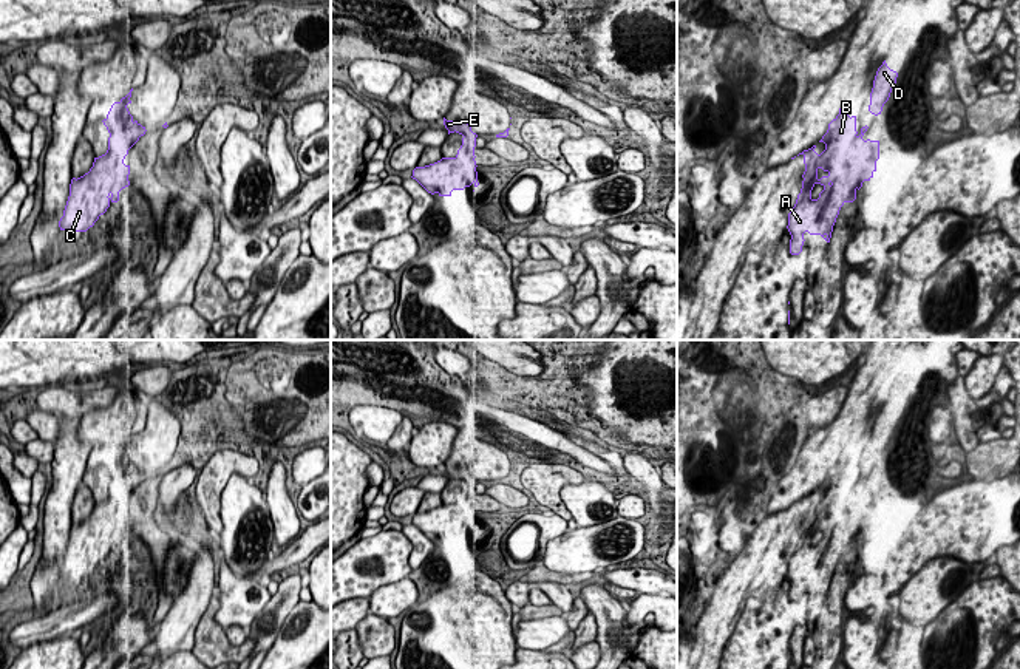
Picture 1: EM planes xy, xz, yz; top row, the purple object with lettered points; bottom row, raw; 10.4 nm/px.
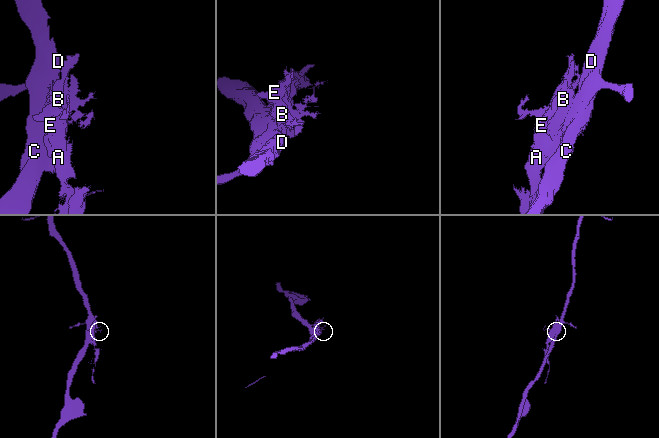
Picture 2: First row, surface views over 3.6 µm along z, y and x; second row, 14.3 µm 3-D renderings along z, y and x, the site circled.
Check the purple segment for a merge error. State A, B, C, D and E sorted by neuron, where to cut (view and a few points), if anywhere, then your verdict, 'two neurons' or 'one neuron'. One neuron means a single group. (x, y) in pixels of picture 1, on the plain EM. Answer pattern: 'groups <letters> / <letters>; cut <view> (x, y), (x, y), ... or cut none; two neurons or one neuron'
groups A B E / C D; cut yz (856, 482), (846, 502), (846, 526), (850, 536); two neurons

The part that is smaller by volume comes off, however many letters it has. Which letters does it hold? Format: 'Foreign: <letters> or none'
Foreign: A, B, E

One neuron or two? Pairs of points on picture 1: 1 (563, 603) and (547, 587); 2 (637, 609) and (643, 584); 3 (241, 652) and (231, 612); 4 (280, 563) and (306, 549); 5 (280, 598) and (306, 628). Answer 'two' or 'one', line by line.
1: one
2: two
3: two
4: one
5: two

